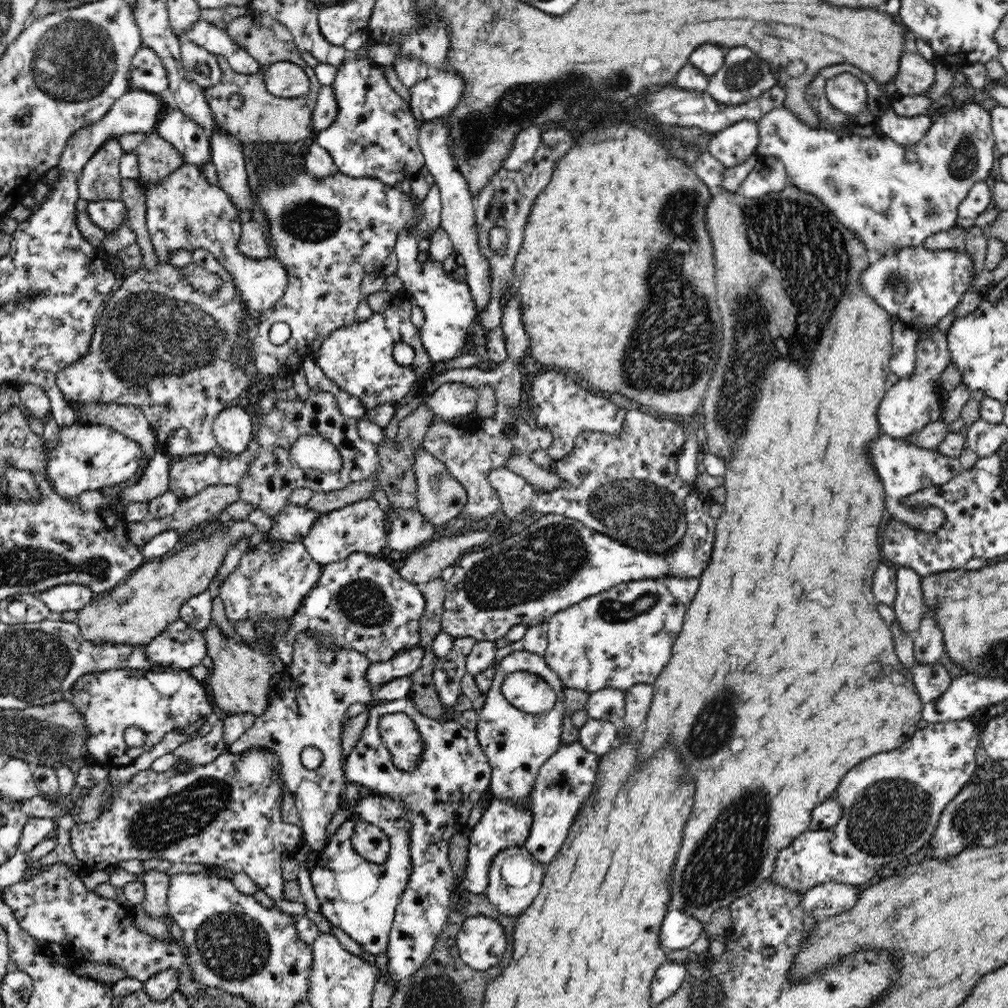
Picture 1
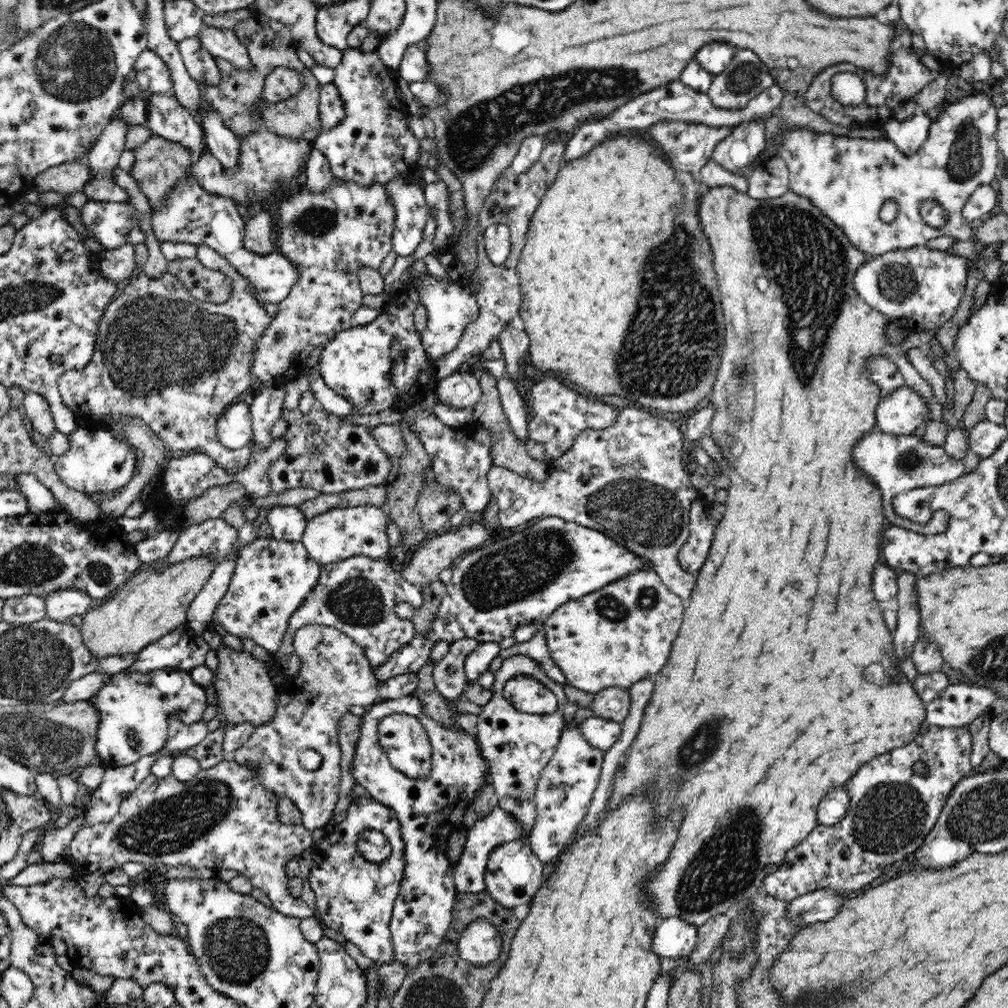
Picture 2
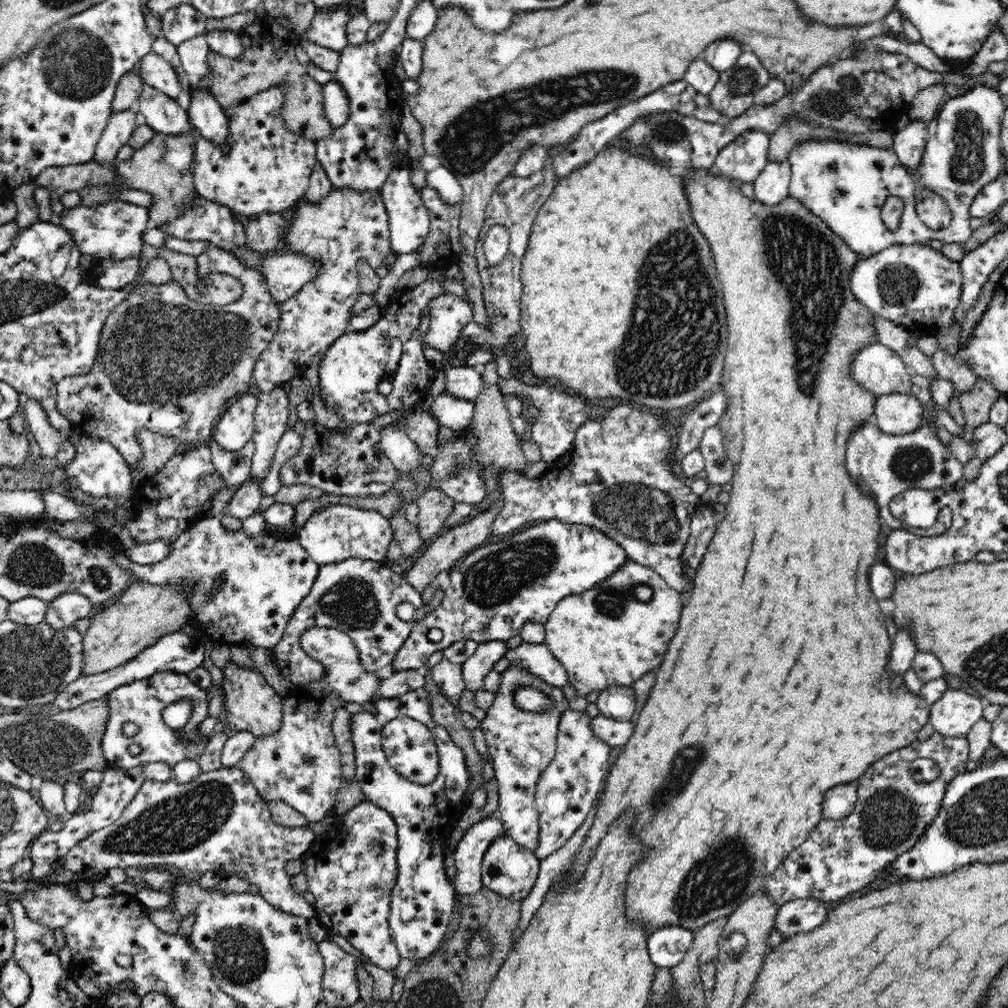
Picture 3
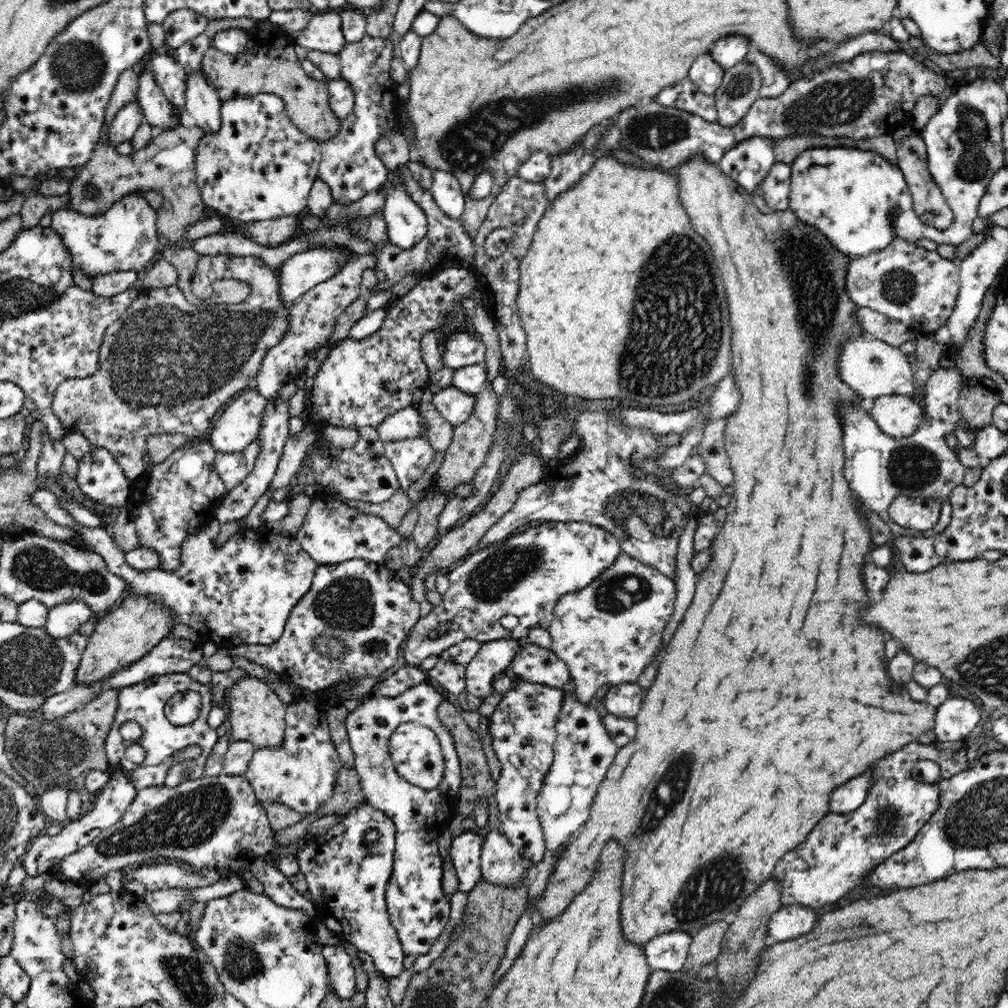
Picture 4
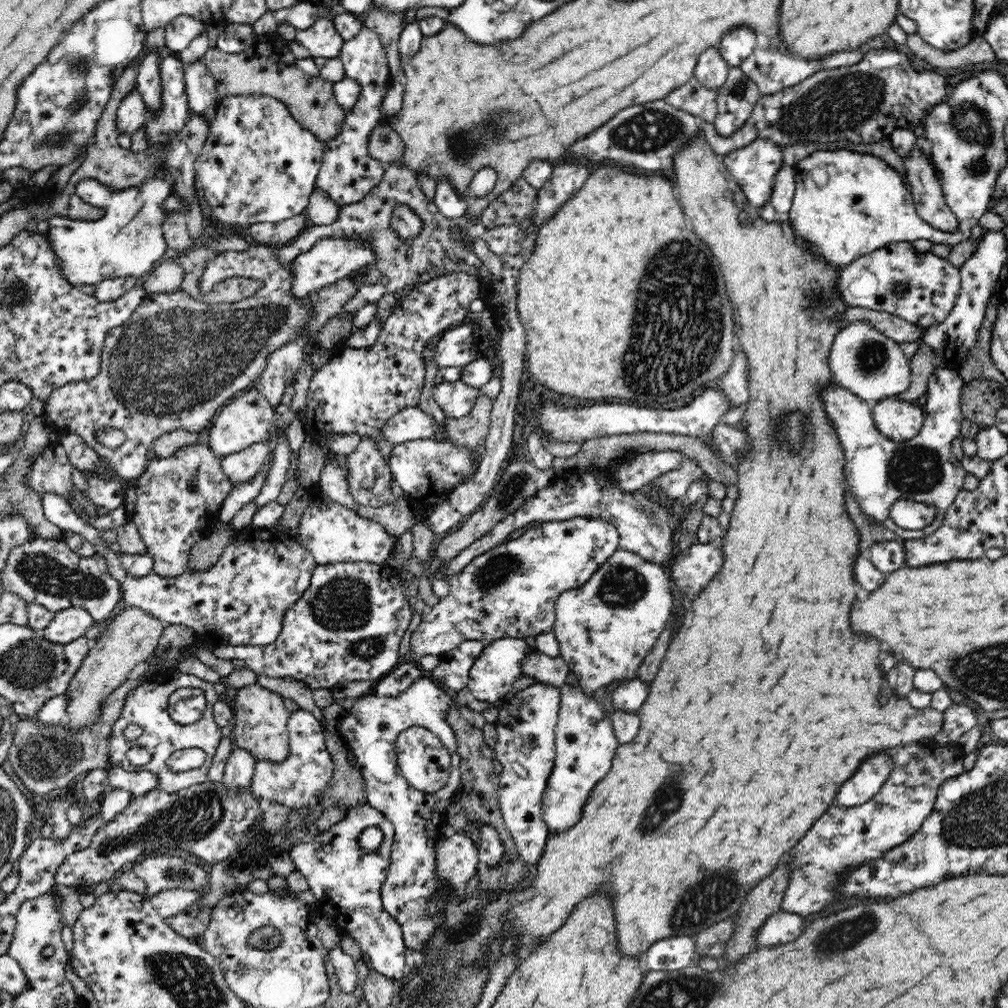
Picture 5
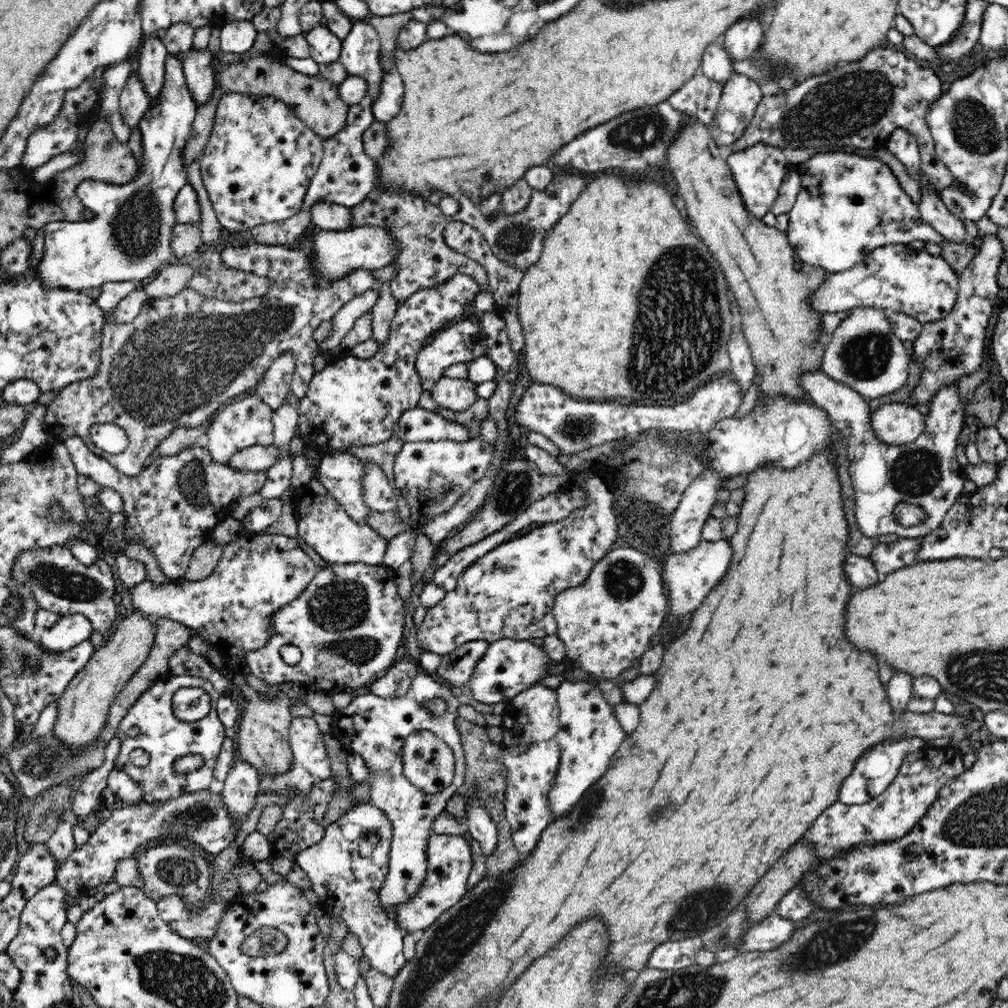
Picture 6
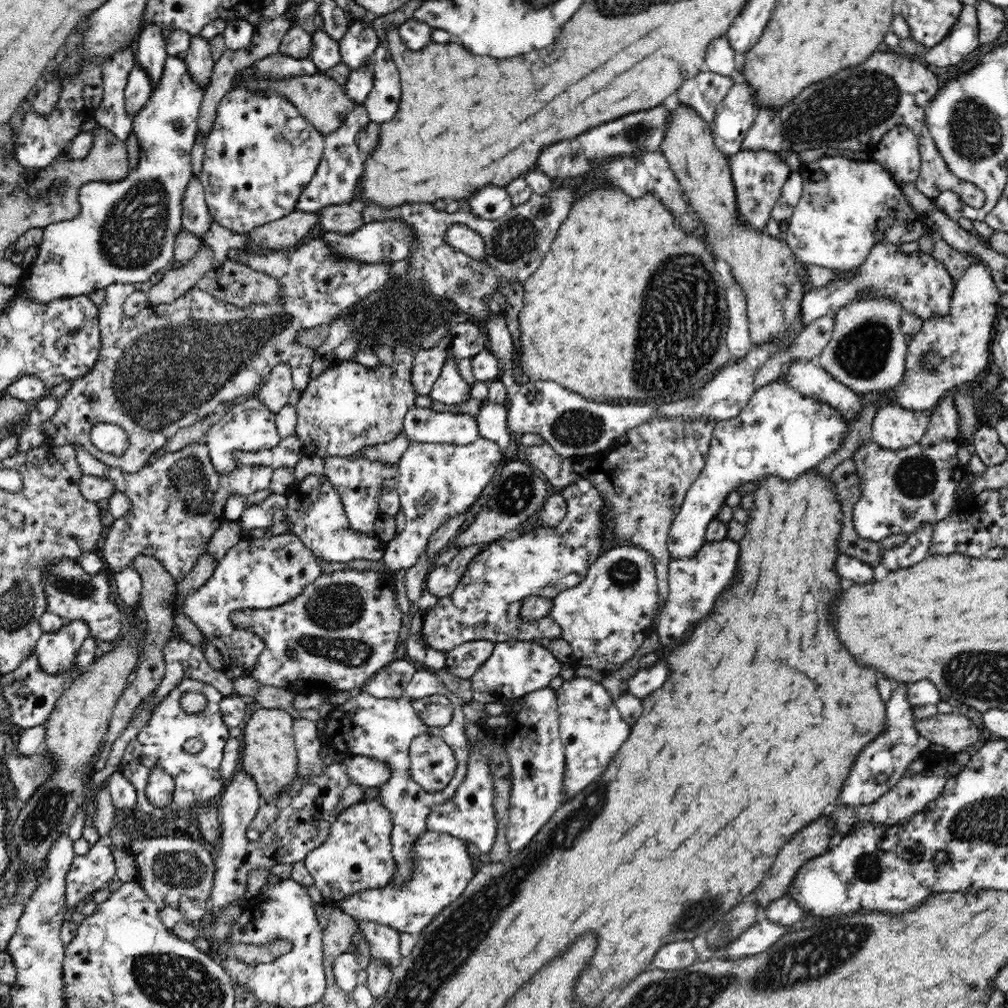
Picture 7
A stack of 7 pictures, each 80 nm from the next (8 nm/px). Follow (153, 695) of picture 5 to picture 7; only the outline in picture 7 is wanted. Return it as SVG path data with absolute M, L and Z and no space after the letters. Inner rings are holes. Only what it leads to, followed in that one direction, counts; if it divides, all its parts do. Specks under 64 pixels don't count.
M186 678L182 680L168 696L152 708L152 716L149 724L143 732L128 744L123 760L119 765L119 771L134 786L137 793L137 805L135 810L152 821L174 818L175 814L188 812L194 806L204 806L213 803L216 796L220 796L228 784L228 779L220 775L221 765L226 742L230 739L229 726L224 723L220 714L219 704L223 694L211 684ZM186 692L199 692L206 697L206 706L197 713L186 713L180 707L180 698ZM199 738L204 743L204 749L195 755L184 751L183 744L191 739ZM160 766L168 774L172 775L175 783L173 802L166 808L158 808L146 799L146 786L150 771Z

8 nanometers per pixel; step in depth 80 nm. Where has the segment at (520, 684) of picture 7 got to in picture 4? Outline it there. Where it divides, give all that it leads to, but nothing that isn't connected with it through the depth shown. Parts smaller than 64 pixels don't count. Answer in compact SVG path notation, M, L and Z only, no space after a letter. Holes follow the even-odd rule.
M513 638L483 643L466 668L465 690L481 699L494 695L494 679L512 666L520 646Z

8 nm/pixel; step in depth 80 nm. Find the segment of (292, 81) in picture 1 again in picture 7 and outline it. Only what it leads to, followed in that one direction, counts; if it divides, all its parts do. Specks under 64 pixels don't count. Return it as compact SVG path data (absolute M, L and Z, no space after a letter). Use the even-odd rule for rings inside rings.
M242 87L230 89L218 103L214 124L212 130L205 138L205 151L202 172L199 174L200 182L204 187L205 201L209 208L211 218L218 224L235 233L248 234L251 230L262 226L263 224L284 218L295 211L296 201L303 191L303 188L311 181L315 175L319 162L323 157L325 147L325 136L319 133L296 109L294 104L290 103L286 97L274 92L252 91Z

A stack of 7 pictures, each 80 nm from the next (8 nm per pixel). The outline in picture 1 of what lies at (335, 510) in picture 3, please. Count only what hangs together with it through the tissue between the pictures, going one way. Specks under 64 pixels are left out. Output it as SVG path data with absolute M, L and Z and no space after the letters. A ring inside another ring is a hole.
M373 498L352 502L344 508L320 515L314 522L312 530L304 536L302 543L312 558L318 563L327 565L348 558L352 552L364 552L375 555L386 551L388 539L386 536L387 517Z

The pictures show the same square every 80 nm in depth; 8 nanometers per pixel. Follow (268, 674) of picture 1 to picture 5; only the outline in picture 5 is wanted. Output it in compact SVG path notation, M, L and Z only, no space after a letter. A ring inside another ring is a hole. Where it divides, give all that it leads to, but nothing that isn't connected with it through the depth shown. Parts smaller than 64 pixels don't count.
M255 683L238 688L234 706L234 747L250 752L256 763L284 763L290 755L287 725L290 712L284 706L284 698Z

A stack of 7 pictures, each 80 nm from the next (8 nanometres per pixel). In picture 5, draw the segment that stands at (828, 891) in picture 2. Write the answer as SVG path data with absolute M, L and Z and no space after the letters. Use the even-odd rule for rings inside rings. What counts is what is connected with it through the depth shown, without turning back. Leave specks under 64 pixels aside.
M782 910L771 914L755 934L757 948L772 947L796 940L804 927L806 916Z

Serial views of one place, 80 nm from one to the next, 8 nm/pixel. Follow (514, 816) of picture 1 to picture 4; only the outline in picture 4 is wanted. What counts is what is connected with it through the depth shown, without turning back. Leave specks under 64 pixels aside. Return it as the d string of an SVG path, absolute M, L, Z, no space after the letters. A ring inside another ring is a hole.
M465 831L454 837L450 847L450 858L456 871L458 890L470 892L481 879L481 848L484 833Z

